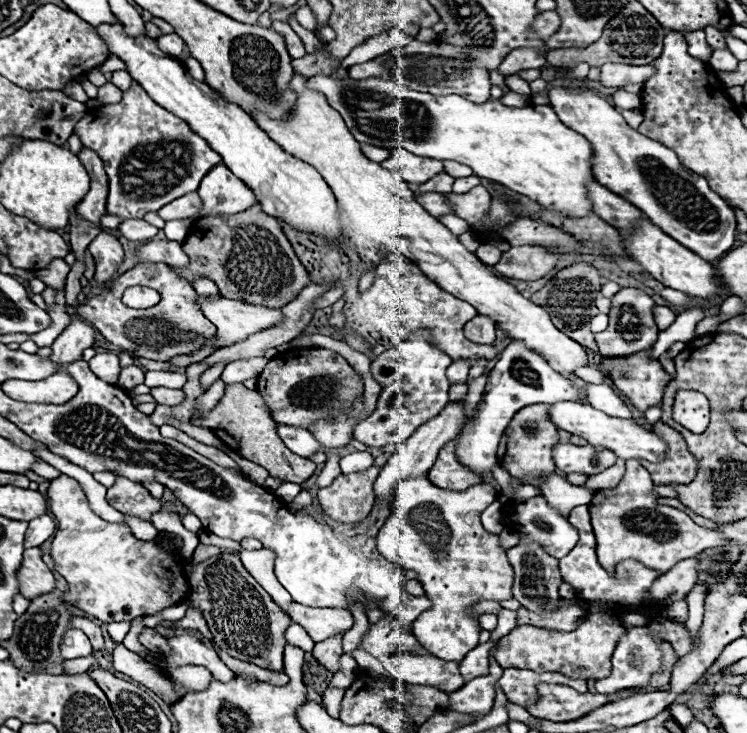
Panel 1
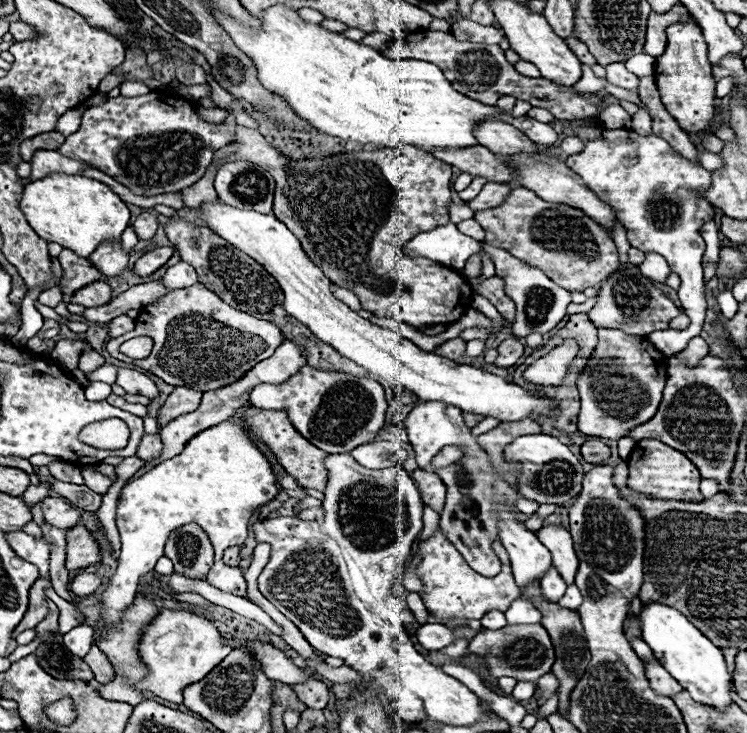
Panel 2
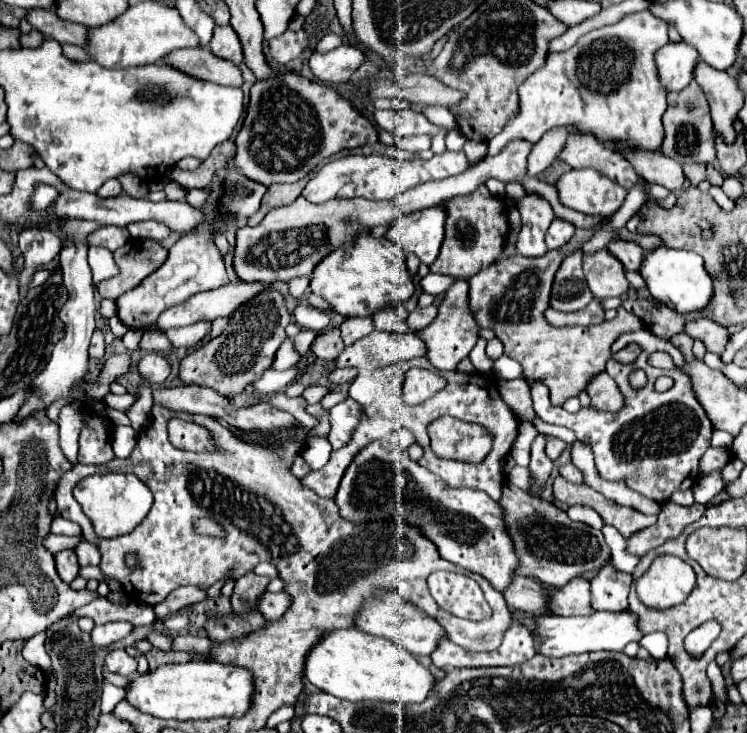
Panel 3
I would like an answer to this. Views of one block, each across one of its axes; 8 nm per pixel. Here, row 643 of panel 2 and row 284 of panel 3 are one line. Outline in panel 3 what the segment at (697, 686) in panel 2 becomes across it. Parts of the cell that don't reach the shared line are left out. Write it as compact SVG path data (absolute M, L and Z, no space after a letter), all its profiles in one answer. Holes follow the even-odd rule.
M666 246L646 250L640 264L640 274L646 280L646 288L652 294L652 298L658 298L662 304L682 314L702 310L710 302L712 280L710 280L710 274L704 270L702 256L698 256L696 252L674 250Z

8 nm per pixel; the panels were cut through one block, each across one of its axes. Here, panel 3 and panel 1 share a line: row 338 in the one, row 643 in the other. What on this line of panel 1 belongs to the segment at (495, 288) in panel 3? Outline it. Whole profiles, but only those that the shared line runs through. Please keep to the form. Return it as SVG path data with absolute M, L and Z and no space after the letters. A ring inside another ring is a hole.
M590 614L586 622L582 622L572 632L554 632L538 626L516 626L510 634L500 638L498 650L494 658L502 668L526 668L534 672L562 672L570 678L582 680L602 680L612 672L610 656L624 634L624 626L618 616L610 614Z

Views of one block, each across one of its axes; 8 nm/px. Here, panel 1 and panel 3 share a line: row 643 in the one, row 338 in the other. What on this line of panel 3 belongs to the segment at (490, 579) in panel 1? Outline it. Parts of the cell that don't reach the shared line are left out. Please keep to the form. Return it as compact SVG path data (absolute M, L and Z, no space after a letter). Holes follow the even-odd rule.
M464 280L452 284L438 306L438 316L424 330L418 332L418 336L422 336L422 342L426 344L426 358L438 370L456 370L458 362L464 360L478 342L480 326L474 322L474 314L468 302L468 290L468 282Z

